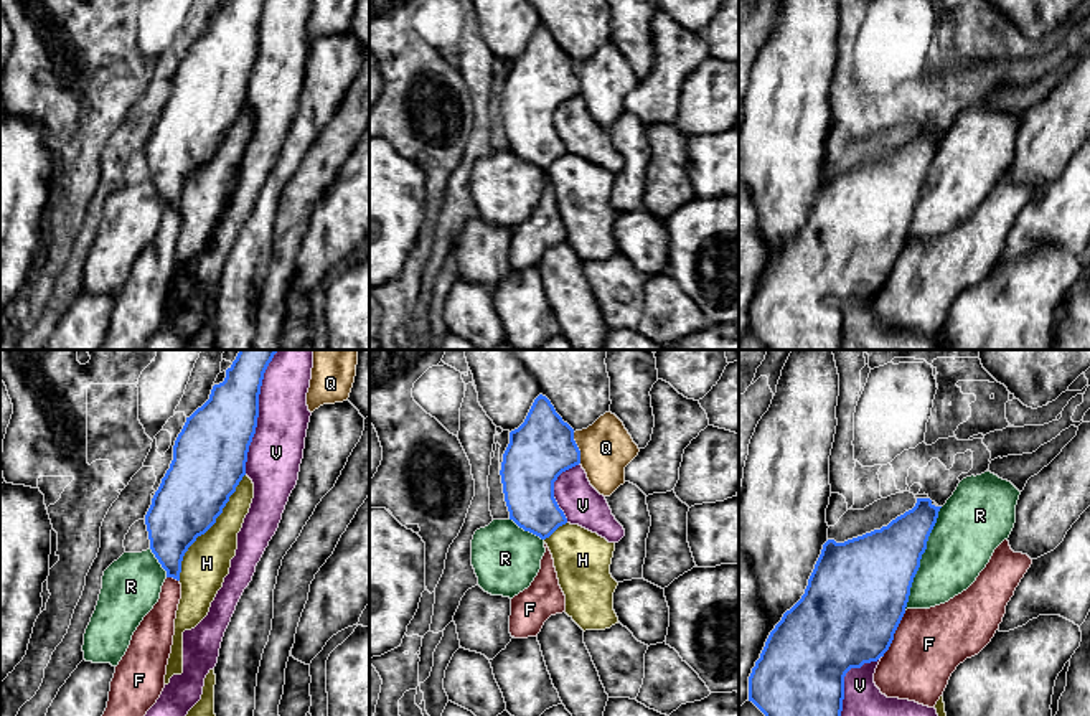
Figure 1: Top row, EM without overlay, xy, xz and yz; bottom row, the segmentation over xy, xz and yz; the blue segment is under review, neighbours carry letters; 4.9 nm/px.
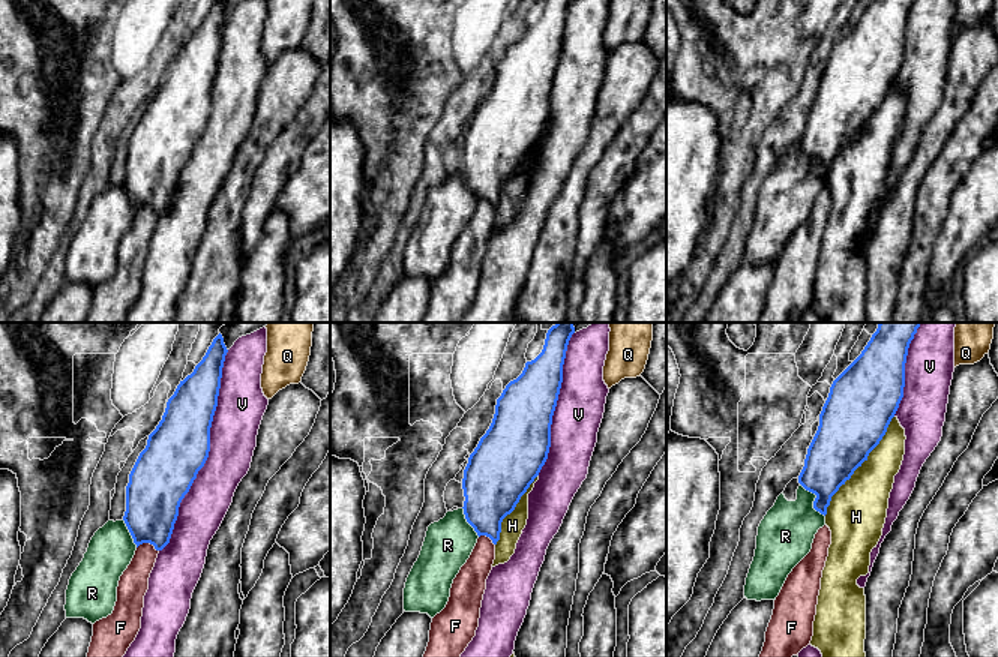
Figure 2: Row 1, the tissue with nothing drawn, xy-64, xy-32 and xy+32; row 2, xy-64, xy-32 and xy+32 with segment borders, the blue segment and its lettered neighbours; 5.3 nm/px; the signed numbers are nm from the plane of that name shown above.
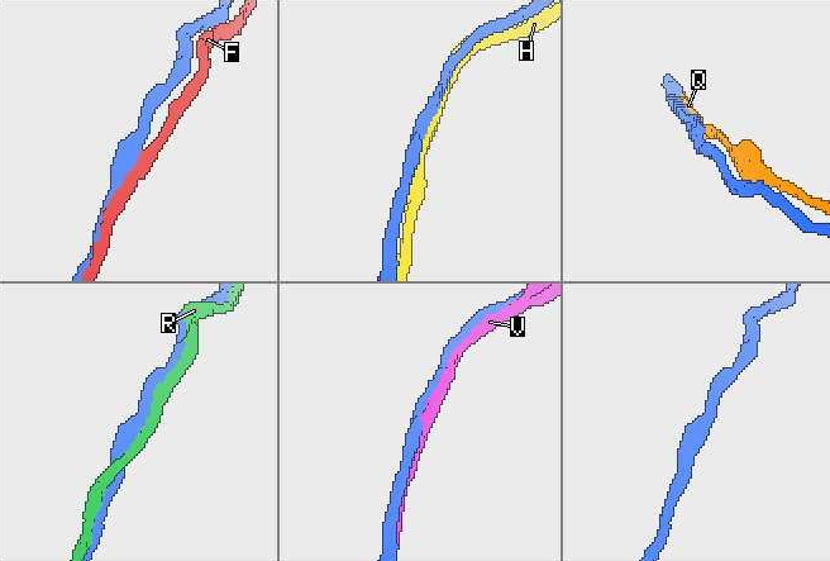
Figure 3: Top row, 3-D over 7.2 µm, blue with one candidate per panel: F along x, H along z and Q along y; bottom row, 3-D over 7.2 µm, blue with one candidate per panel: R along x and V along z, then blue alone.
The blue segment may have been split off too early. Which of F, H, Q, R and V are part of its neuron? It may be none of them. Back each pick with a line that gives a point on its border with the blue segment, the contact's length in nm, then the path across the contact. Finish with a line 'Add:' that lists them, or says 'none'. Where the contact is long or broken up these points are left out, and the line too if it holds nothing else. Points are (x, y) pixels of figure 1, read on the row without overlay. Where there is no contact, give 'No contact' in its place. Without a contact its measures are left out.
Add: none

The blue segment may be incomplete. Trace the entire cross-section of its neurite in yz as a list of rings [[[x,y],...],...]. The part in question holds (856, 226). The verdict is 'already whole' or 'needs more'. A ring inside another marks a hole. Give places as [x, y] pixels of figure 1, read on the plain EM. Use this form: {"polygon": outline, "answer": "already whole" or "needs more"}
{"polygon": [[[917,129],[912,140],[881,160],[823,175],[805,224],[770,262],[749,307],[749,332],[767,350],[841,350],[844,307],[889,280],[940,139]]], "answer": "already whole"}

